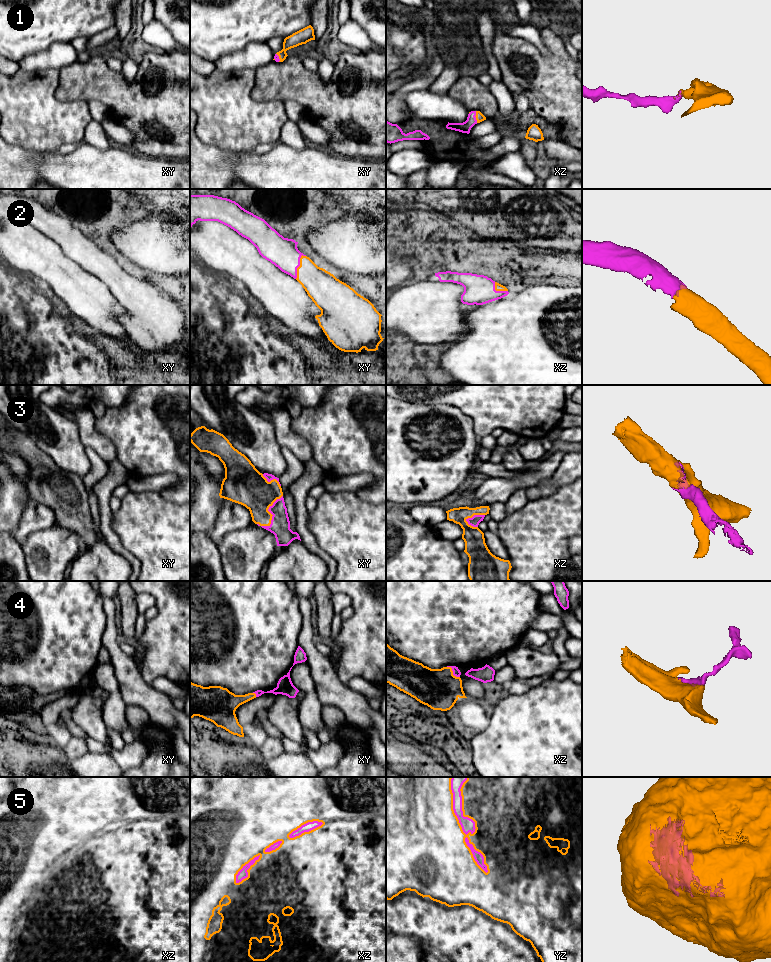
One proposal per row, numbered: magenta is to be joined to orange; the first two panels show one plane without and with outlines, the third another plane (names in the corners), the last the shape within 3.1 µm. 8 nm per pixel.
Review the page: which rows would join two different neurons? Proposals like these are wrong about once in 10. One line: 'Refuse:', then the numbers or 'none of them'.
Refuse: none of them

